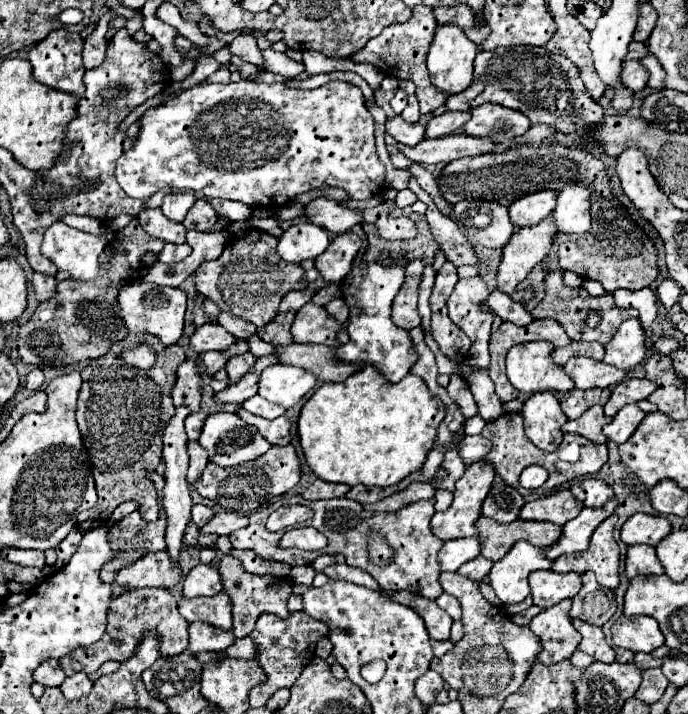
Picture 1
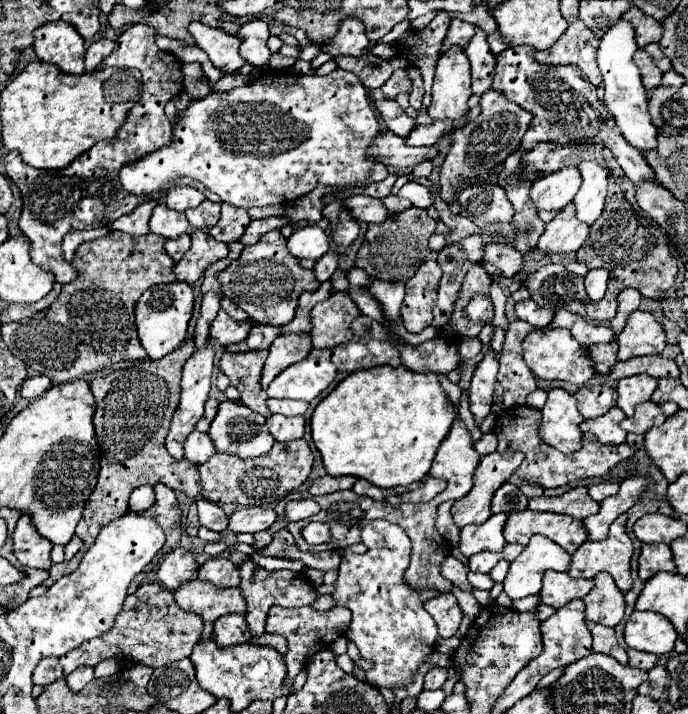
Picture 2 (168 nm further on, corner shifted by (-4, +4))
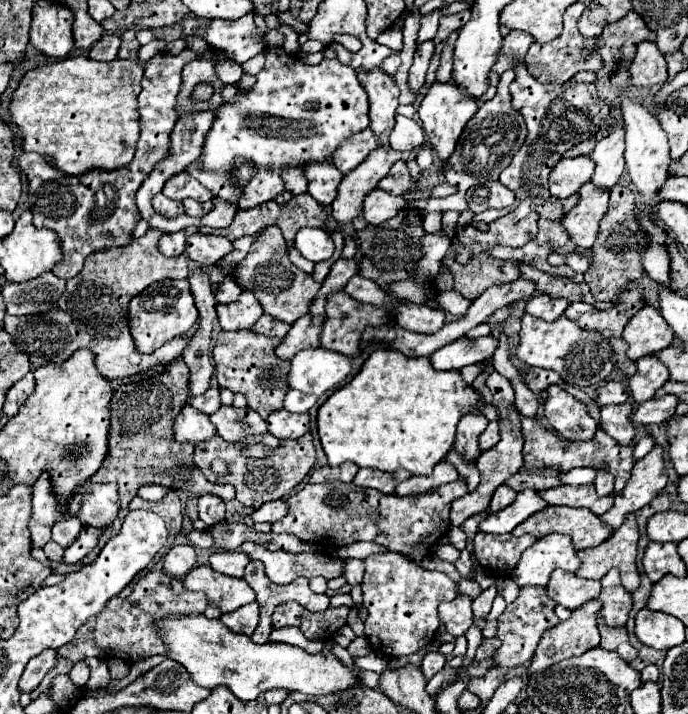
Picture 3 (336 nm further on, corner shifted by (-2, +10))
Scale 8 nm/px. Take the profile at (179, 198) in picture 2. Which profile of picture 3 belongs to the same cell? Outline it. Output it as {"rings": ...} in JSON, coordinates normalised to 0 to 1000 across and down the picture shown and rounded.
{"rings":[[[273,241],[253,244],[253,249],[247,249],[247,255],[241,255],[241,261],[238,261],[235,269],[238,269],[238,275],[244,275],[250,280],[282,277],[282,280],[299,283],[299,280],[308,280],[311,277],[311,272],[305,272],[305,266],[299,266],[299,261],[294,261]]]}

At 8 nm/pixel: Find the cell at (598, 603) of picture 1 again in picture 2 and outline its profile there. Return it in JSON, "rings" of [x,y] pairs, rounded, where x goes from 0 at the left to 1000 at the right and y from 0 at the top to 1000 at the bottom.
{"rings":[[[872,801],[863,810],[863,824],[849,835],[852,846],[852,868],[895,877],[907,863],[907,832],[895,824],[887,804]]]}

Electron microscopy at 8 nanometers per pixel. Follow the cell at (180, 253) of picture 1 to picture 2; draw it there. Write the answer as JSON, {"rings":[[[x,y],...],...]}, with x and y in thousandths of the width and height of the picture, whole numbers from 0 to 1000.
{"rings":[[[265,328],[265,331],[256,333],[256,336],[241,336],[238,347],[241,347],[241,353],[250,359],[250,364],[259,367],[259,364],[273,353],[273,347],[276,347],[276,331],[273,331],[273,328]]]}

